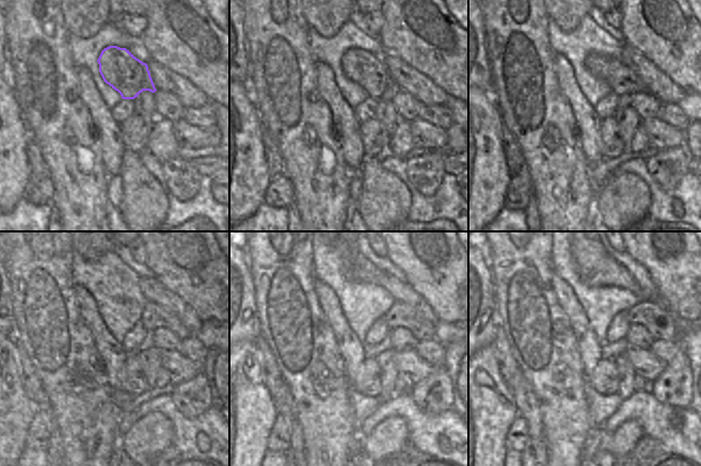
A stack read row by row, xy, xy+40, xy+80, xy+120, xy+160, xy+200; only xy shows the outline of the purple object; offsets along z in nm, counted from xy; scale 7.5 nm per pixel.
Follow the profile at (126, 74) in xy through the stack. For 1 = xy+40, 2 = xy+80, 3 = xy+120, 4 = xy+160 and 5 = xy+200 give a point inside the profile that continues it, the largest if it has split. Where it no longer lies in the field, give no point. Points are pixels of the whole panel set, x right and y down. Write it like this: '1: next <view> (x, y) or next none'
1: next xy+40 (368, 70)
2: next xy+80 (622, 81)
3: next xy+120 (153, 317)
4: next xy+160 (401, 315)
5: next xy+200 (660, 324)

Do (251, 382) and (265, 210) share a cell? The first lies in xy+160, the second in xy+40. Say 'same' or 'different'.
different

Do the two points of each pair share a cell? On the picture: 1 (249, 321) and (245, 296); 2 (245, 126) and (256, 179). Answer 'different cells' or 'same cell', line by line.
1: same cell
2: same cell

